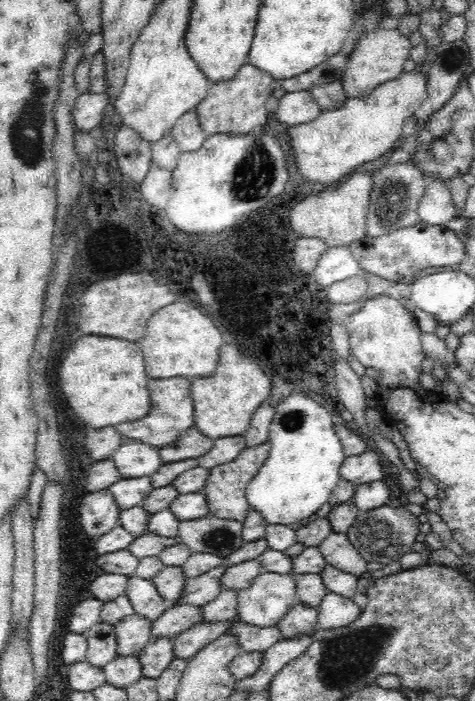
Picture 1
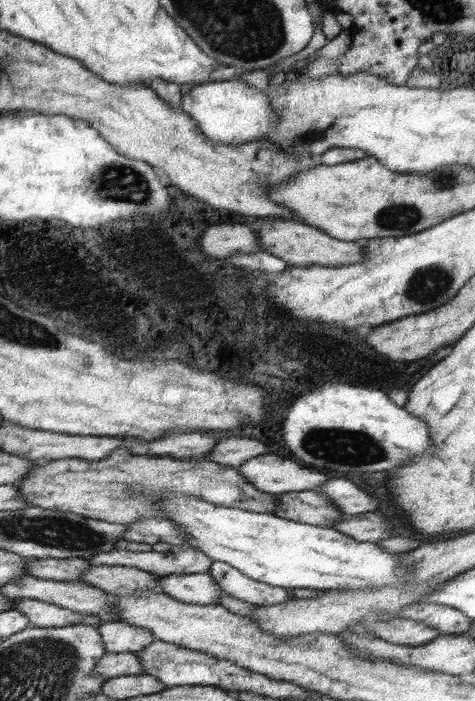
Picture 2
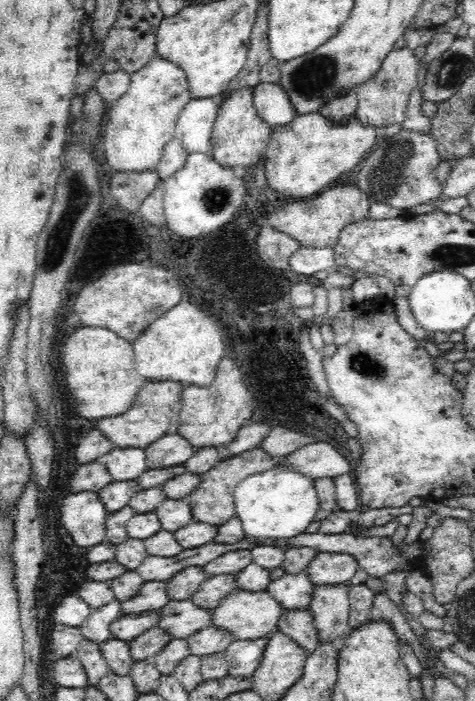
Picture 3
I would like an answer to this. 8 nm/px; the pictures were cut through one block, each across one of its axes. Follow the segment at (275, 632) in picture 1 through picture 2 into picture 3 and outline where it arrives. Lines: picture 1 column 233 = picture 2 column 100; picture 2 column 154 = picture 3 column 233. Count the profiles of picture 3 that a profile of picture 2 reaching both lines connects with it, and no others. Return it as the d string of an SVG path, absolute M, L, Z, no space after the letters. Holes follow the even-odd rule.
M210 625L192 636L188 636L185 640L188 642L192 654L203 657L225 652L236 639L227 630Z

